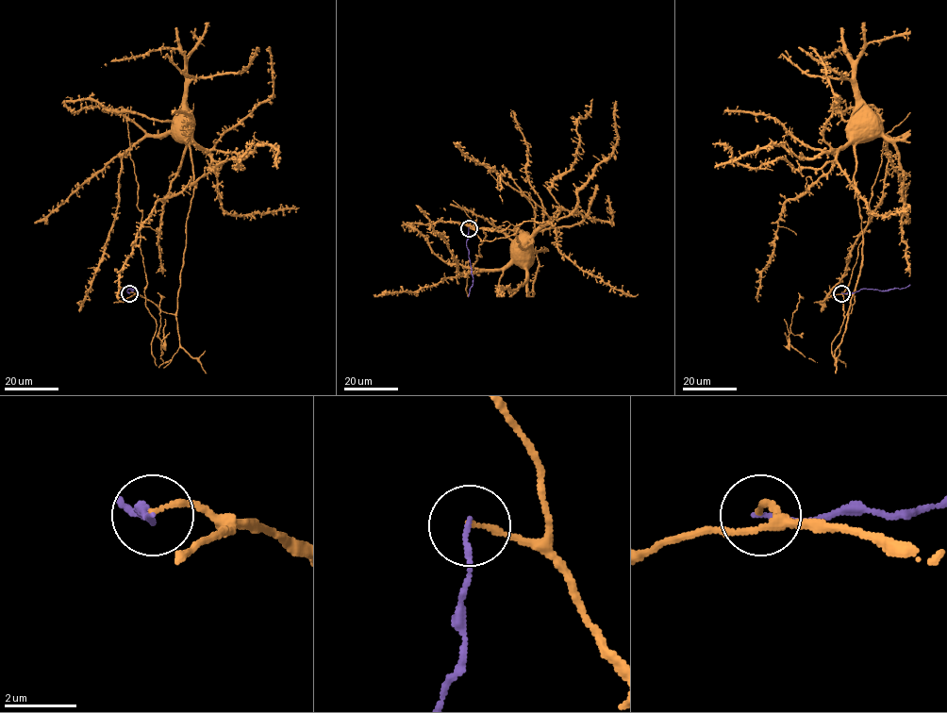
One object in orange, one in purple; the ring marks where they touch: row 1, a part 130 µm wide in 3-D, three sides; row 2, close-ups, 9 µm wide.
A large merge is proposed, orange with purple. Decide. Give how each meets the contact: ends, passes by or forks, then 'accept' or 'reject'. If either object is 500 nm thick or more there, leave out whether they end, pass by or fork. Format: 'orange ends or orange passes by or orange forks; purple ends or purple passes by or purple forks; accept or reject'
orange ends; purple ends; reject

